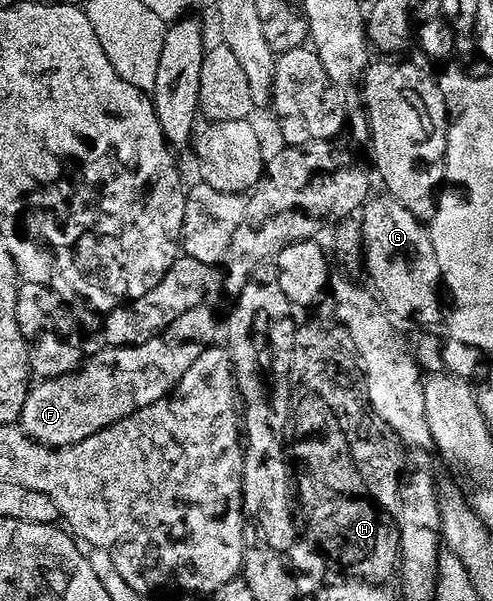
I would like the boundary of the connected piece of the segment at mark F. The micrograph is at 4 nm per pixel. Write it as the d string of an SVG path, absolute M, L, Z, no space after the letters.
M203 304L180 312L168 328L152 336L152 340L144 340L144 344L106 346L91 358L89 355L78 369L68 374L35 381L24 400L20 419L22 431L45 446L71 446L92 436L92 432L100 432L100 428L165 398L180 376L192 368L196 356L217 339L220 318L208 306Z

